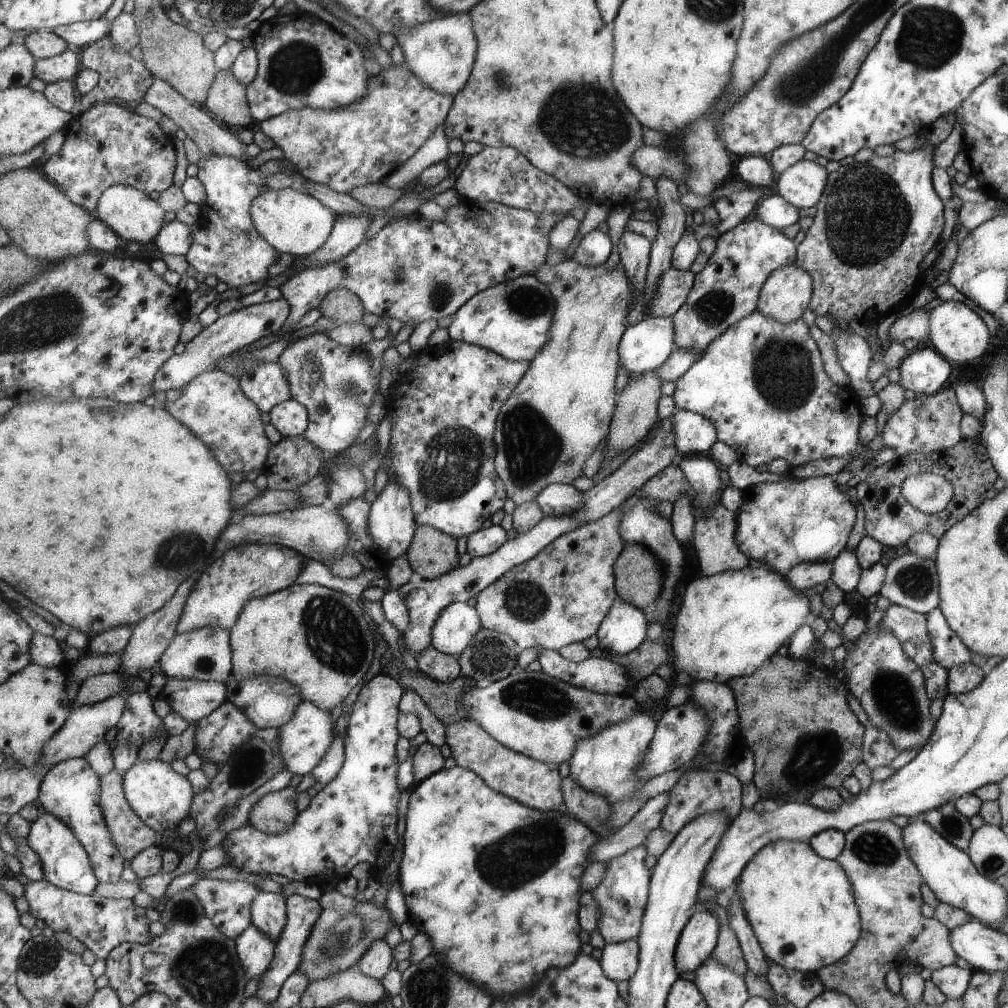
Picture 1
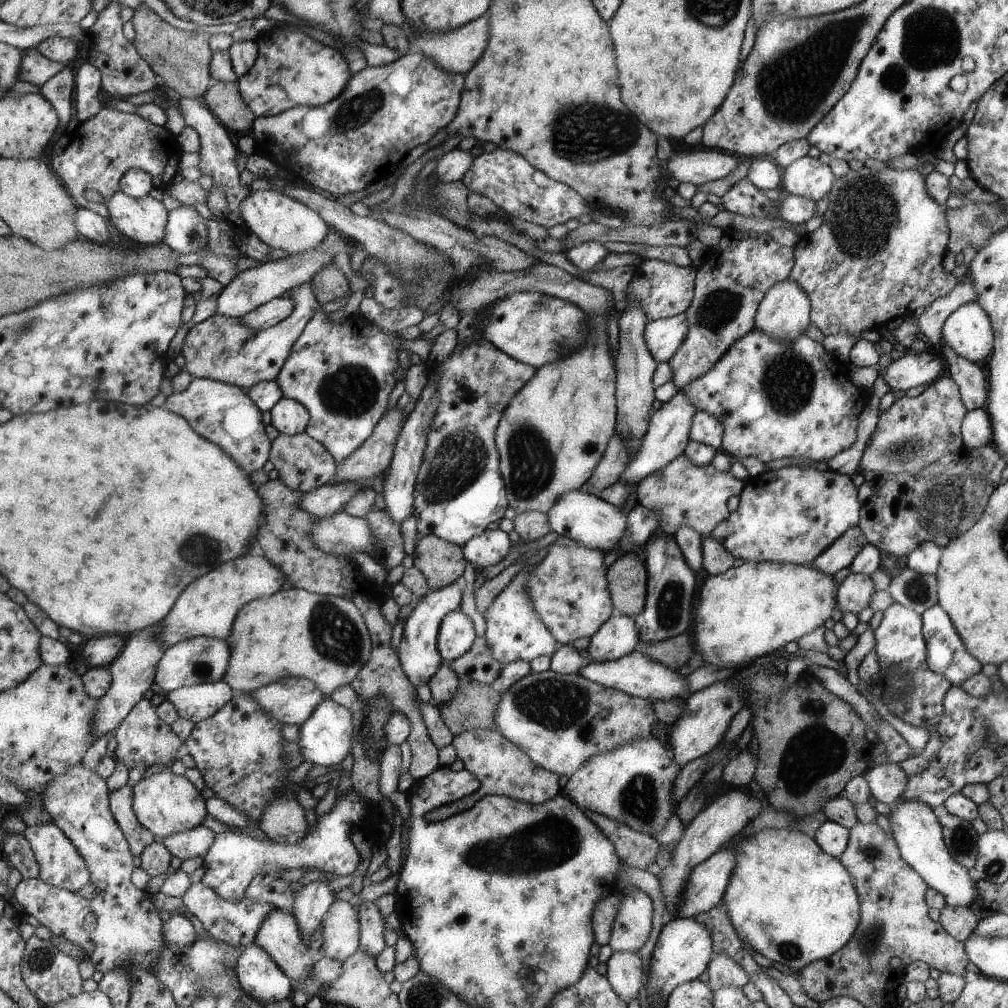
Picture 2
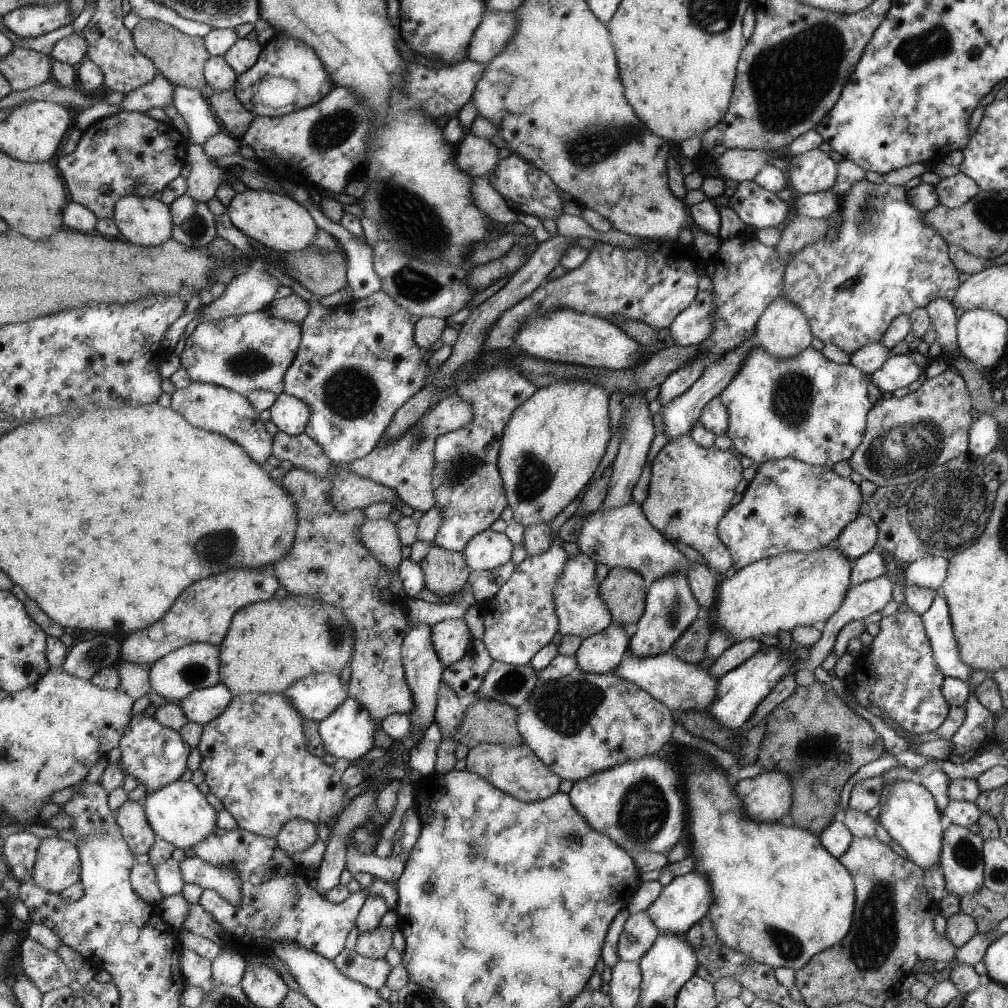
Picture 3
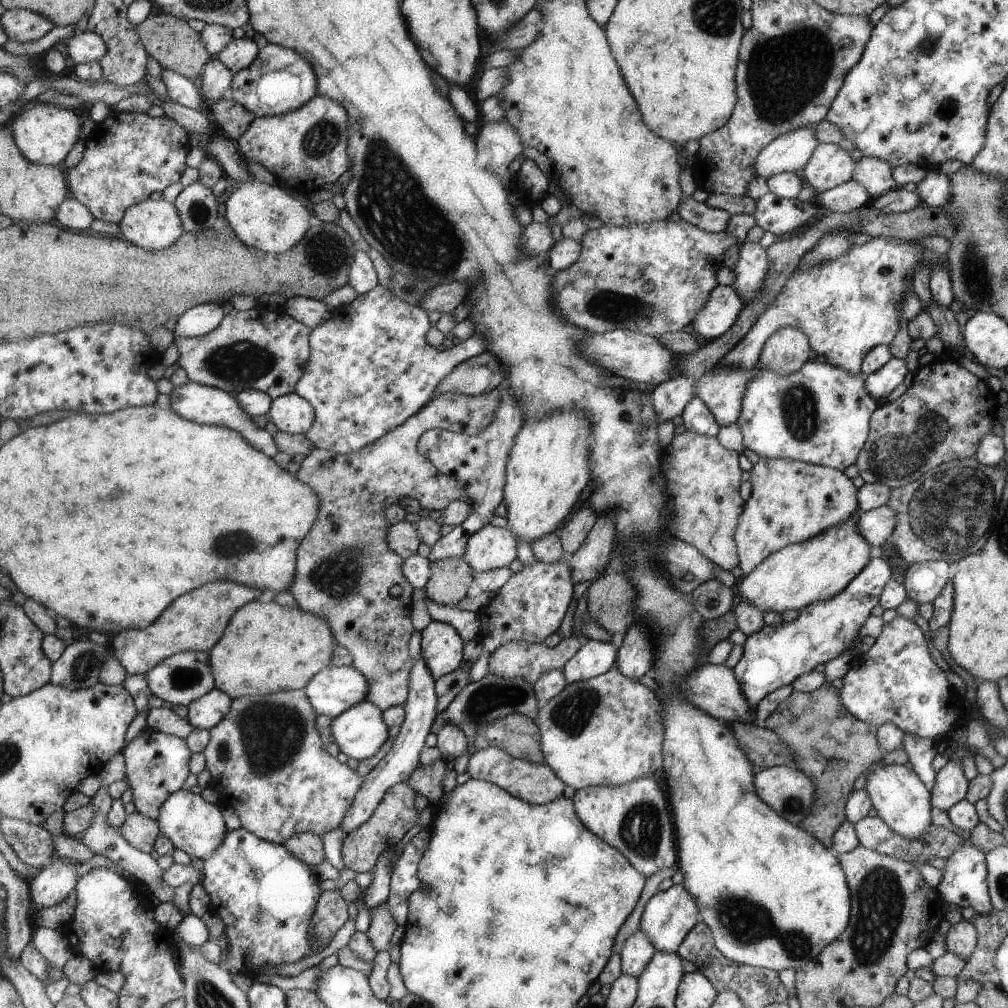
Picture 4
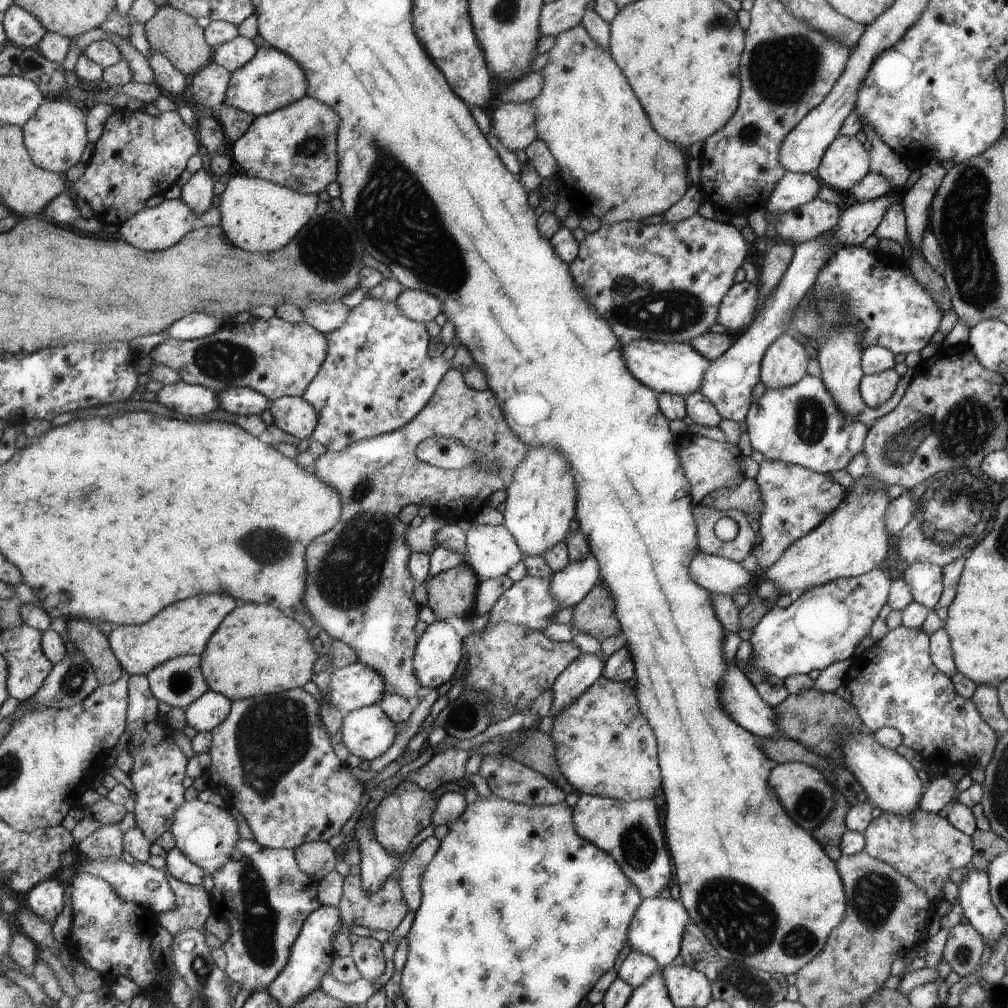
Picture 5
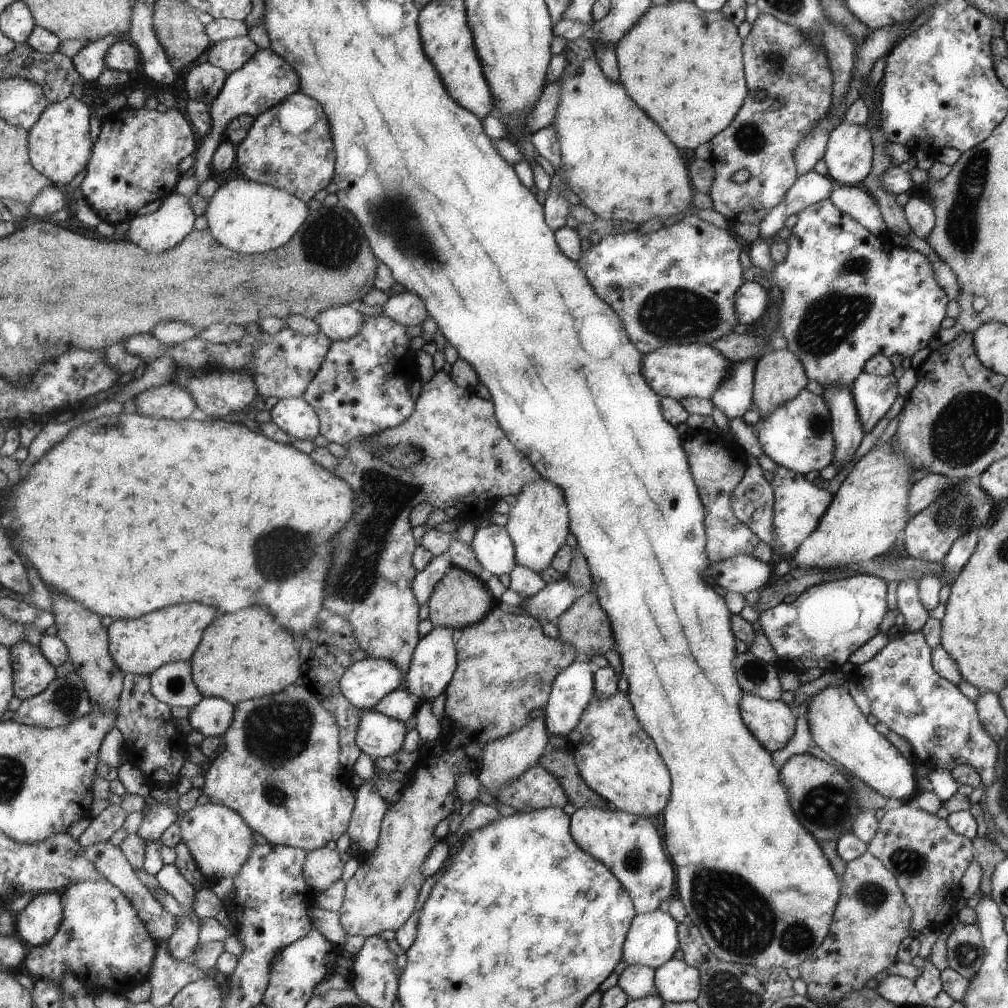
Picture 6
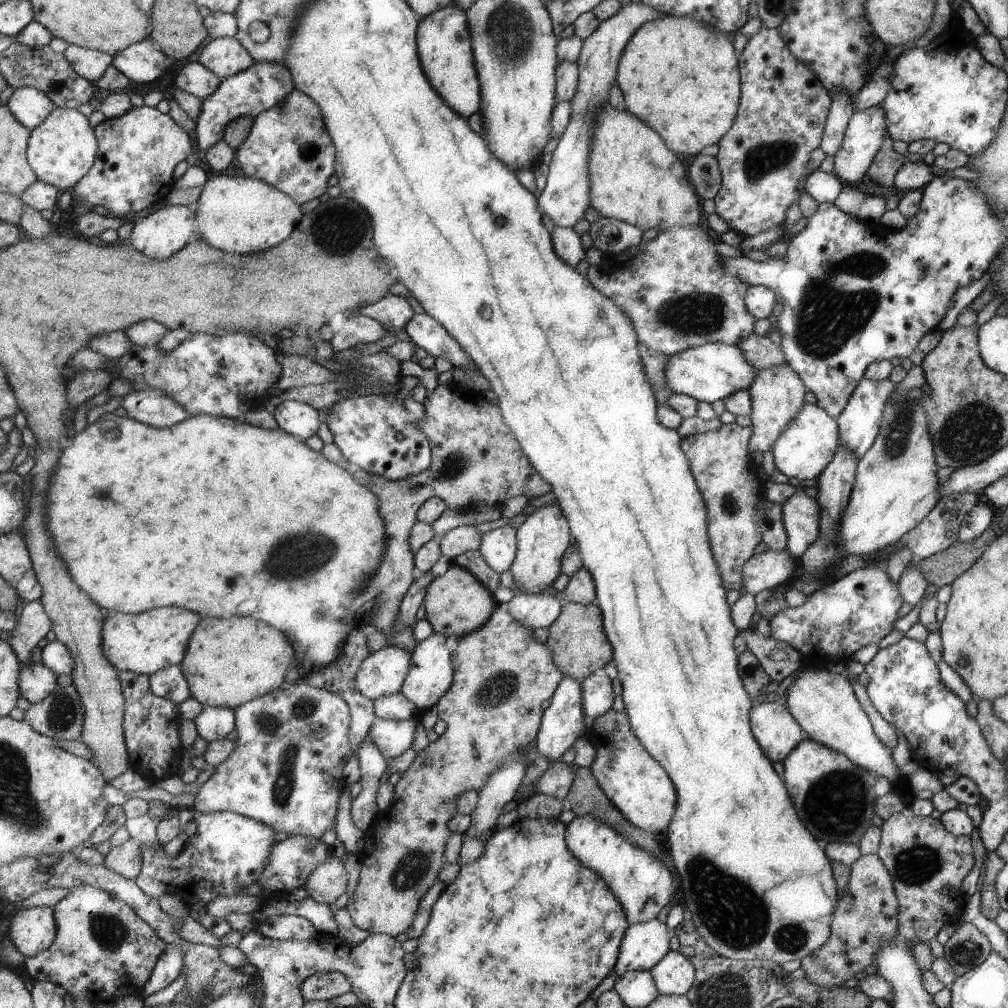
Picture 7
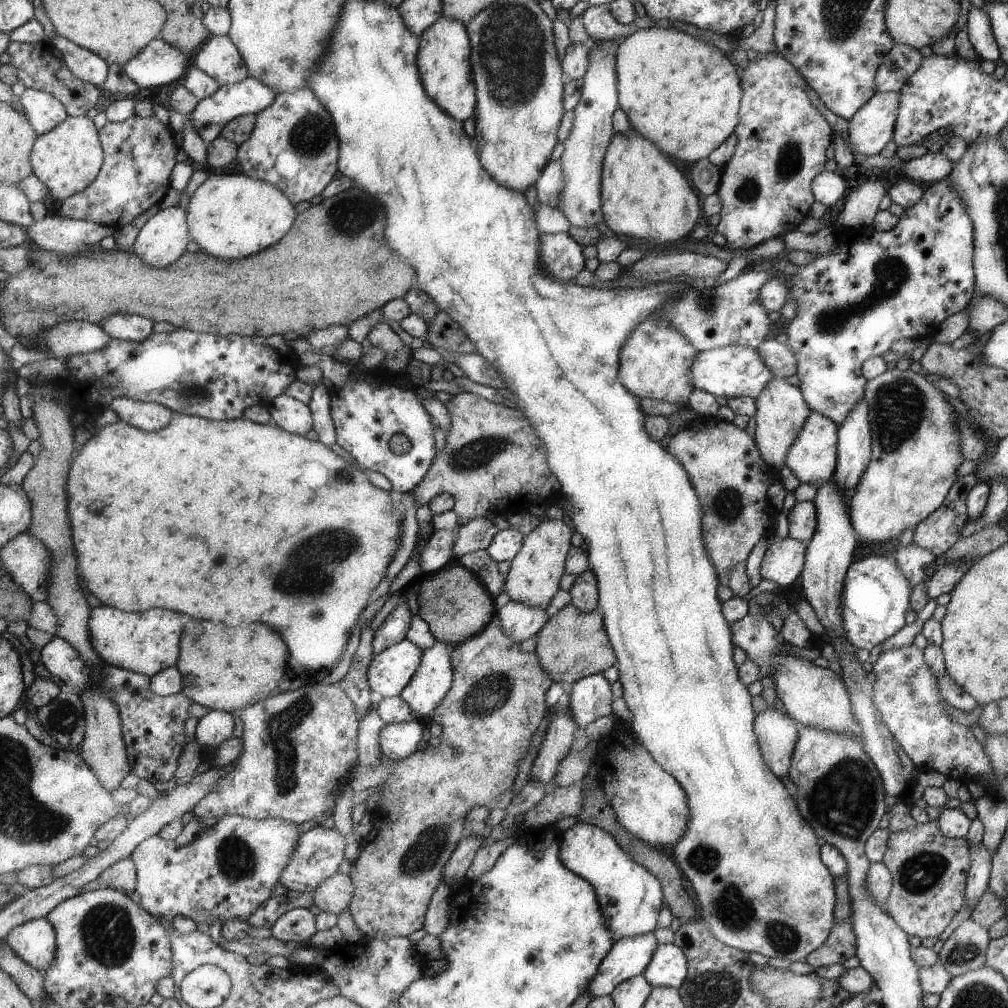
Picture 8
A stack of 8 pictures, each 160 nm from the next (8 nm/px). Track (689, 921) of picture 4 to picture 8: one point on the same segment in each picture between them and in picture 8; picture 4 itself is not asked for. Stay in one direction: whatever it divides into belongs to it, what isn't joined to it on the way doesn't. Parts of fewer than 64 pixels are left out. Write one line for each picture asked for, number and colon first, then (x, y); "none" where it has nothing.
5: (656, 930)
6: (652, 938)
7: (644, 944)
8: (628, 957)

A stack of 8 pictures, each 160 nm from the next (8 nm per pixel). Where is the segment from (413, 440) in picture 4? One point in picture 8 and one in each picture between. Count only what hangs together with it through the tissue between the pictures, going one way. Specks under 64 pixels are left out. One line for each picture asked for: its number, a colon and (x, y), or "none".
5: (361, 590)
6: (466, 450)
7: (476, 457)
8: (492, 461)

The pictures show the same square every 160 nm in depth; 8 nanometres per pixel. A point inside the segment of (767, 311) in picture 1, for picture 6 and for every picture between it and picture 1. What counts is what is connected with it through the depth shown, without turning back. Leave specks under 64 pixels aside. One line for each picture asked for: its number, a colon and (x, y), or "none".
2: (783, 313)
3: (782, 329)
4: (786, 350)
5: (783, 364)
6: (778, 376)

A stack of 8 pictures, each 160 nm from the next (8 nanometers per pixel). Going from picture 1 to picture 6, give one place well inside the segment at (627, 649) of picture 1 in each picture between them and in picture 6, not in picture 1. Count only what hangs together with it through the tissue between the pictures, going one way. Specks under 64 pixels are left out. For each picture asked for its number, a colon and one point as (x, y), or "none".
2: (618, 636)
3: (601, 653)
4: (594, 658)
5: (581, 674)
6: (573, 690)

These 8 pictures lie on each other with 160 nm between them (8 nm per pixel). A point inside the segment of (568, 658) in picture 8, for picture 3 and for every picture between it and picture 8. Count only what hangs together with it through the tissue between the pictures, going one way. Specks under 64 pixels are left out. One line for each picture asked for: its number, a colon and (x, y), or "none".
3: (623, 591)
4: (610, 597)
5: (594, 615)
6: (585, 626)
7: (577, 638)

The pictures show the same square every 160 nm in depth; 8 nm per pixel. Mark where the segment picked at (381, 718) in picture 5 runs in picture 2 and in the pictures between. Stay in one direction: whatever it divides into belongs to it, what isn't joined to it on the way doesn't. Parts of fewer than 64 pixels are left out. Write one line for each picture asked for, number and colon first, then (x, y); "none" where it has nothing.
2: (327, 735)
3: (349, 733)
4: (361, 731)

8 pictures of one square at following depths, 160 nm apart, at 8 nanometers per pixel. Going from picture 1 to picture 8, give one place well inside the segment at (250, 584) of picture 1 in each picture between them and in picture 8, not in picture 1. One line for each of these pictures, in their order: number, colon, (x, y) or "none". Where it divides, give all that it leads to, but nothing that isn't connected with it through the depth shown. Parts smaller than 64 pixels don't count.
2: (209, 606)
3: (205, 611)
4: (196, 621)
5: (185, 628)
6: (140, 646)
7: (145, 643)
8: (147, 642)

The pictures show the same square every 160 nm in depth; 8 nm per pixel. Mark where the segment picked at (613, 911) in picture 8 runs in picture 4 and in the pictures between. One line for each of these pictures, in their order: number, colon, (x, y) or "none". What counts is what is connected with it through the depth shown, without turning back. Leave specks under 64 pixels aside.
4: (632, 817)
5: (629, 831)
6: (628, 845)
7: (637, 878)

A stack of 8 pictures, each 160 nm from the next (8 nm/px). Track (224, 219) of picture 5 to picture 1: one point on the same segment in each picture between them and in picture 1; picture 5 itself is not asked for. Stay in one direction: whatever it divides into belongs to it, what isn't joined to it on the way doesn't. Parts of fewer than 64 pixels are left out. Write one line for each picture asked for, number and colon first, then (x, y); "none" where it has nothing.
1: (296, 224)
2: (278, 220)
3: (277, 221)
4: (265, 216)

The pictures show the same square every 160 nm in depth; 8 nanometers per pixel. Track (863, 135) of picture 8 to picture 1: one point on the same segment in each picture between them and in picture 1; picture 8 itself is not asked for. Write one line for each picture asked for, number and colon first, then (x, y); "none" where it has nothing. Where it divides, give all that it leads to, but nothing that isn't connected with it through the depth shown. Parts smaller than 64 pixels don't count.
1: (802, 184)
2: (806, 176)
3: (813, 171)
4: (829, 165)
5: (845, 162)
6: (848, 153)
7: (865, 132)

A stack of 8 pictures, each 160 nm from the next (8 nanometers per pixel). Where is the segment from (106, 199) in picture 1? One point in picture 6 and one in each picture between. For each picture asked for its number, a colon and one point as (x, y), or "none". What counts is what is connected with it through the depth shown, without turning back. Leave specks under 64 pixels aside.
2: (145, 220)
3: (145, 221)
4: (155, 225)
5: (154, 228)
6: (159, 231)

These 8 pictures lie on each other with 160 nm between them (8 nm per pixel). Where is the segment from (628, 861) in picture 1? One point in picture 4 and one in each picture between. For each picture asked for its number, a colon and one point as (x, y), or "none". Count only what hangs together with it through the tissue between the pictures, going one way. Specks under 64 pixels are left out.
2: (630, 928)
3: (639, 933)
4: (637, 951)

